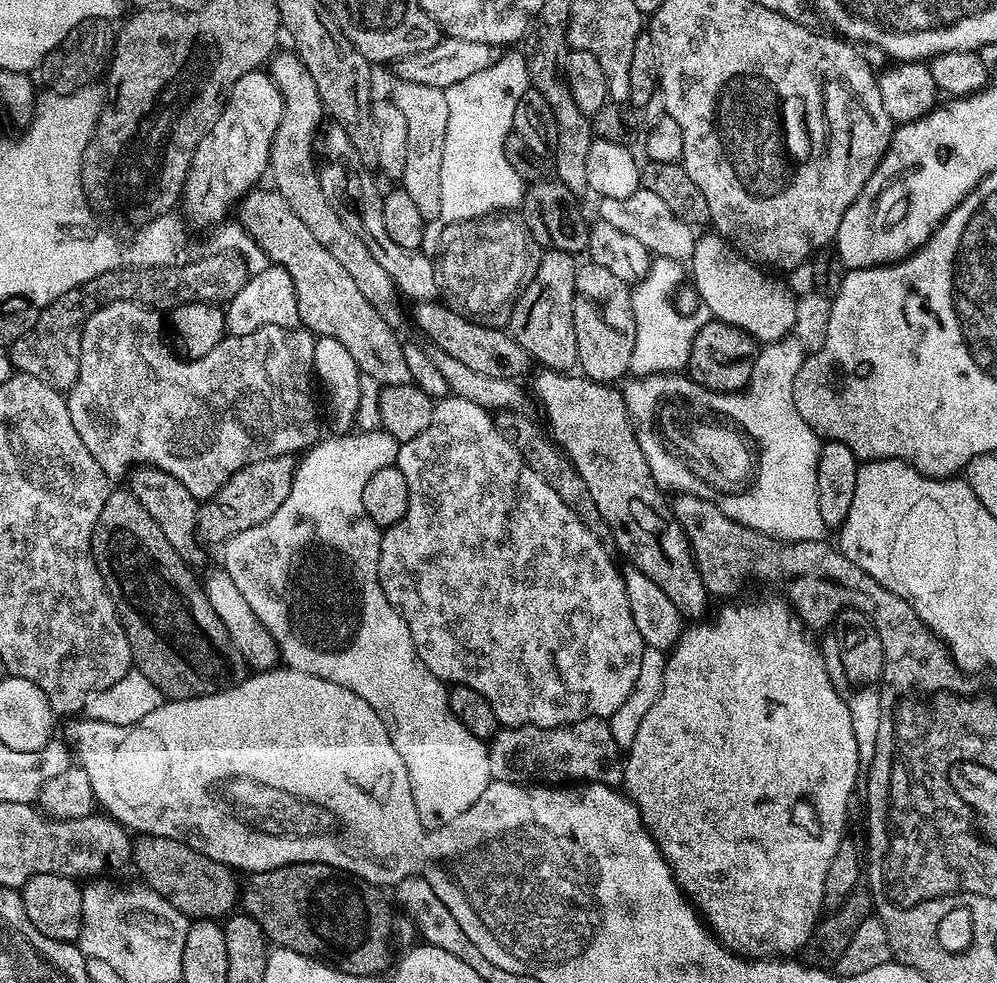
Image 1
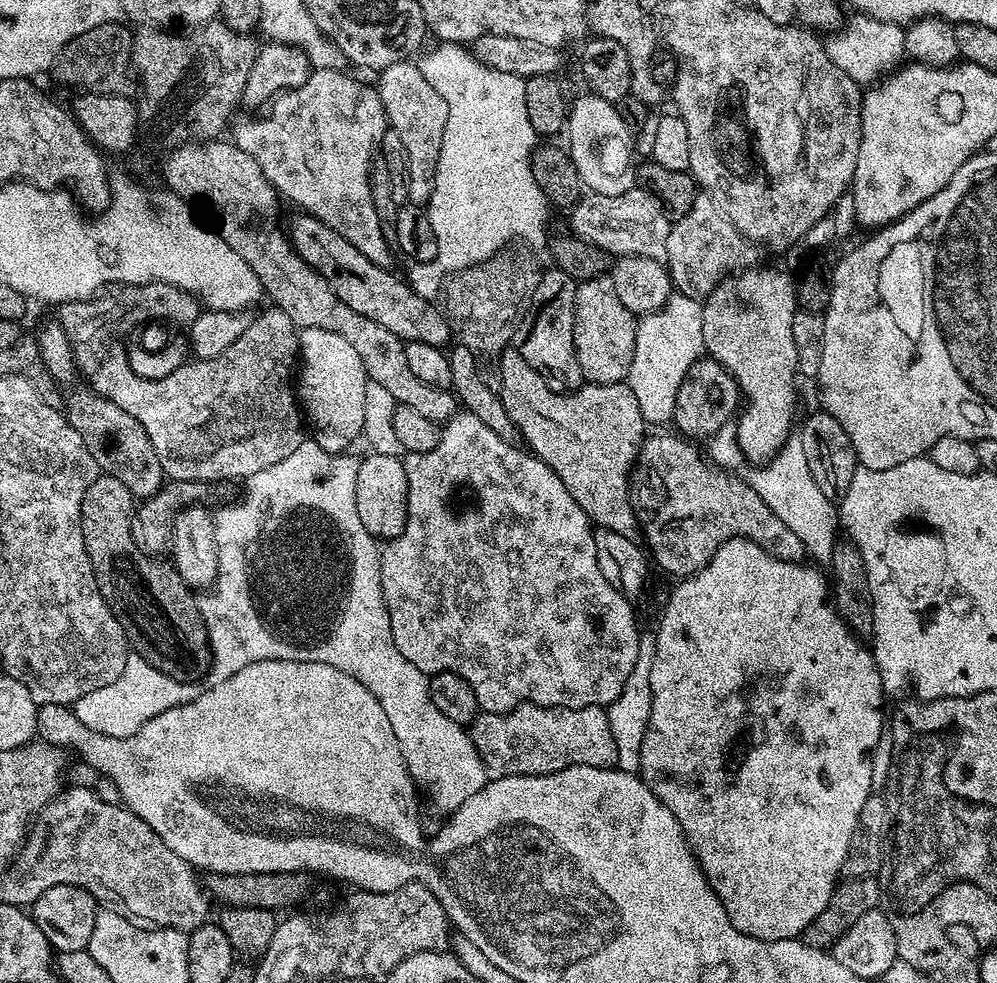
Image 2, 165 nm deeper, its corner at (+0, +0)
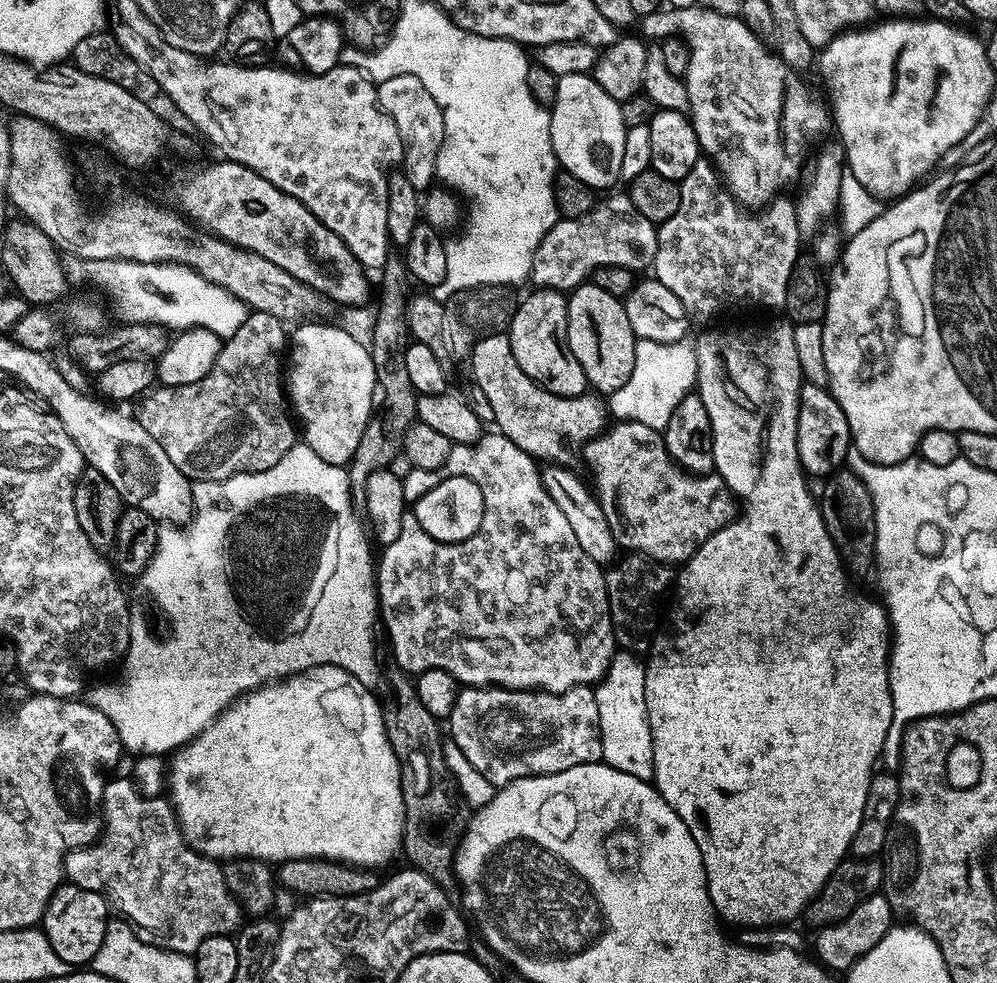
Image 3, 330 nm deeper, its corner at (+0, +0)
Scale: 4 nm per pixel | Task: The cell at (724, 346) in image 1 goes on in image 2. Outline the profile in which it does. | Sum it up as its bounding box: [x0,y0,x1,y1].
[671,358,741,442]

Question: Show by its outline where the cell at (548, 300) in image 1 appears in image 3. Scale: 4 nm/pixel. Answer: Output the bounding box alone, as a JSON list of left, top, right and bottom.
[506,288,589,396]

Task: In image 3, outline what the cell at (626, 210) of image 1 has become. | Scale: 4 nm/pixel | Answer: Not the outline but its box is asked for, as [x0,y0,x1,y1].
[531,194,657,294]

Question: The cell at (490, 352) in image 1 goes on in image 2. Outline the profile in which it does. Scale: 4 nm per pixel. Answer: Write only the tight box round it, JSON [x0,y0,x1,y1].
[286,215,453,348]

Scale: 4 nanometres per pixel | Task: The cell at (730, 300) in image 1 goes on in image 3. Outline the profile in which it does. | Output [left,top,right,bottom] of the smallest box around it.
[644,322,892,929]

